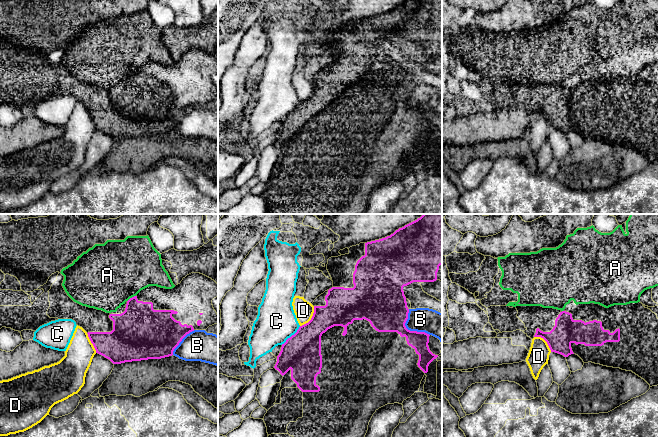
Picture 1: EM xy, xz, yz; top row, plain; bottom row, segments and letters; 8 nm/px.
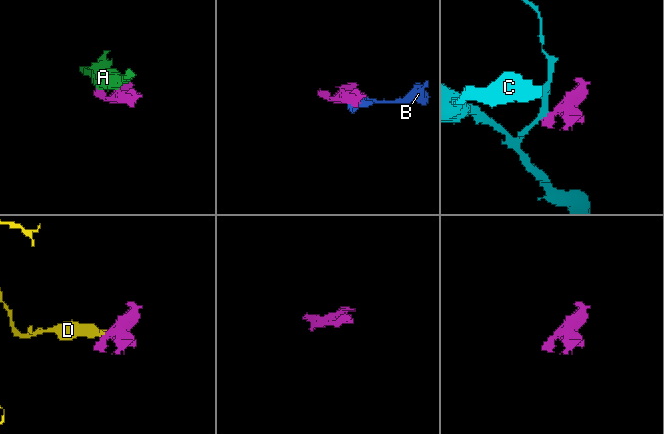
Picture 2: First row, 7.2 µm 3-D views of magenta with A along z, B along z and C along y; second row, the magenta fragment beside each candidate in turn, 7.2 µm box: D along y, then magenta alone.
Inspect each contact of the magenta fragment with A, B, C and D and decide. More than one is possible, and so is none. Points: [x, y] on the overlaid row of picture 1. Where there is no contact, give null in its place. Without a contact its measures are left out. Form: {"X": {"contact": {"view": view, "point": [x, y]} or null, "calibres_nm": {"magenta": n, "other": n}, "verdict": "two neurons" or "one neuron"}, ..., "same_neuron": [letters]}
{"A": {"contact": {"view": "xy", "point": [132, 297]}, "calibres_nm": {"magenta": 360, "other": 500}, "verdict": "two neurons"}, "B": {"contact": {"view": "xz", "point": [409, 330]}, "calibres_nm": {"magenta": 340, "other": 200}, "verdict": "two neurons"}, "C": {"contact": {"view": "xz", "point": [292, 335]}, "calibres_nm": {"magenta": 320, "other": 320}, "verdict": "two neurons"}, "D": {"contact": {"view": "xz", "point": [311, 318]}, "calibres_nm": {"magenta": 280, "other": 150}, "verdict": "two neurons"}, "same_neuron": []}

